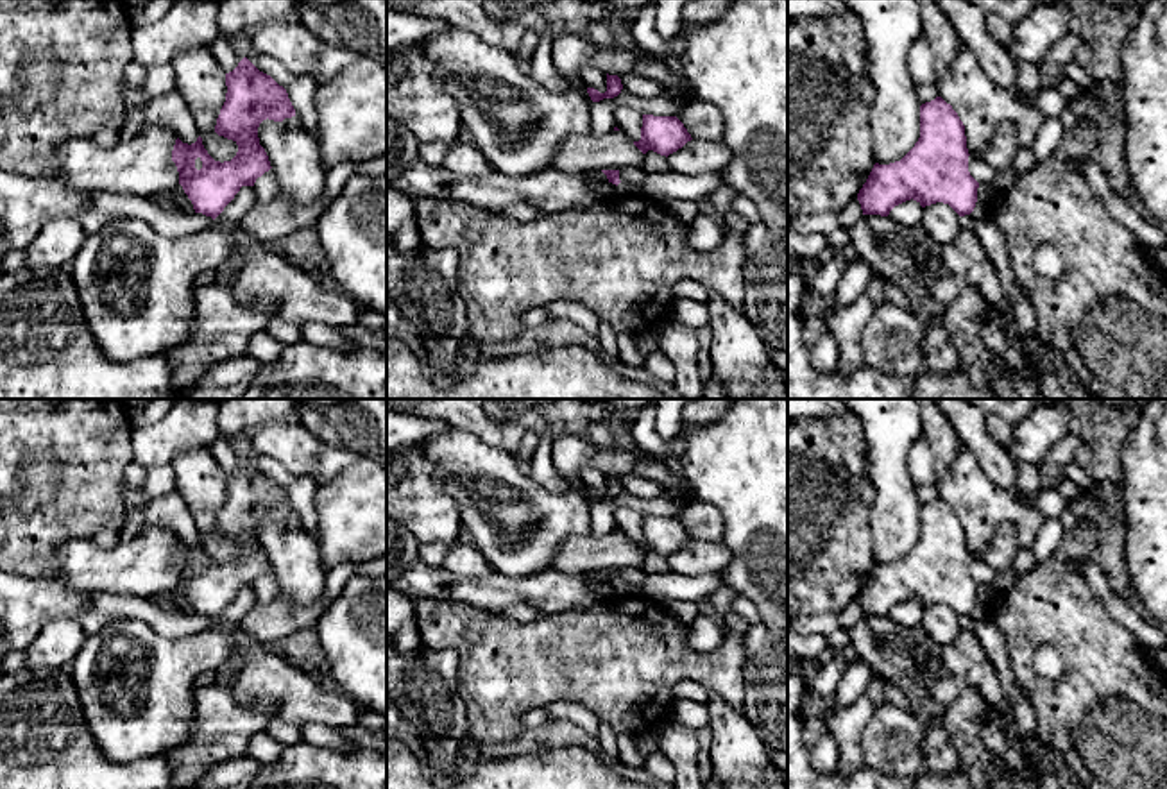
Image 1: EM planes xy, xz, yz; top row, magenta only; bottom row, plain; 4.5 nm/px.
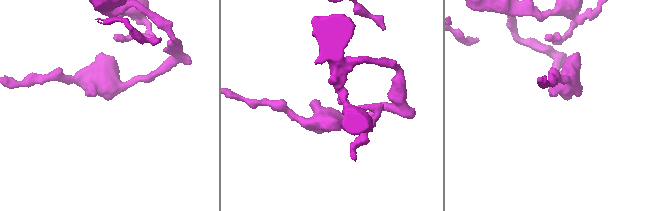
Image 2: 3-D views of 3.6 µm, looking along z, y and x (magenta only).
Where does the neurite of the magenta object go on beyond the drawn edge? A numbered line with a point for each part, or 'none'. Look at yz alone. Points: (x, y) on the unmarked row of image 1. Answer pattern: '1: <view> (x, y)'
none

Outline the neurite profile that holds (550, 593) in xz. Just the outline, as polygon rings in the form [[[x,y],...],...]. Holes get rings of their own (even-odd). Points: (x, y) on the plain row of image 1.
[[[415,560],[390,583],[390,589],[403,592],[415,603],[433,599],[489,612],[510,605],[530,605],[546,615],[555,615],[603,603],[596,589],[607,581],[601,571],[564,574],[551,567],[533,576],[507,576],[494,571],[480,578],[460,578],[442,565],[433,567]]]

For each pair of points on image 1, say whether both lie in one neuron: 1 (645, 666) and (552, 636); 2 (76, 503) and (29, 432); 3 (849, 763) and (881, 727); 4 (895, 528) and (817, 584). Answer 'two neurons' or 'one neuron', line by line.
1: one neuron
2: one neuron
3: two neurons
4: two neurons

